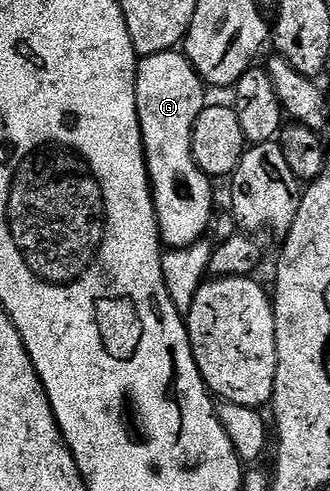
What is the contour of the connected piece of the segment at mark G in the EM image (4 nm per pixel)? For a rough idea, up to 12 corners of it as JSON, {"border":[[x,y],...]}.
{"border":[[149,55],[135,98],[164,246],[206,234],[212,178],[193,159],[205,82]]}

